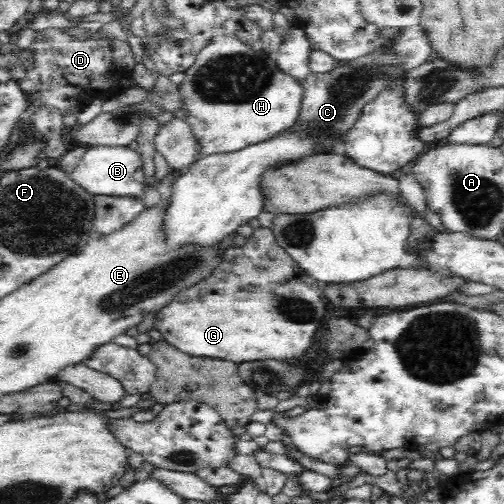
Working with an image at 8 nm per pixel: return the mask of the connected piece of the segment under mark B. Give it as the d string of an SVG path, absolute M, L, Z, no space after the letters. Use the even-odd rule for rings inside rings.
M84 145L84 154L70 176L77 185L92 195L134 196L142 198L146 190L143 185L141 154L120 145Z

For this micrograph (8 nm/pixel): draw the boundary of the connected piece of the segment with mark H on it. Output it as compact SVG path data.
M222 33L213 36L198 53L196 62L184 72L184 80L178 87L184 97L184 119L190 123L194 137L200 139L202 156L236 152L292 130L304 100L303 82L282 71L276 63L276 55L264 51L258 43L249 45L239 36Z

